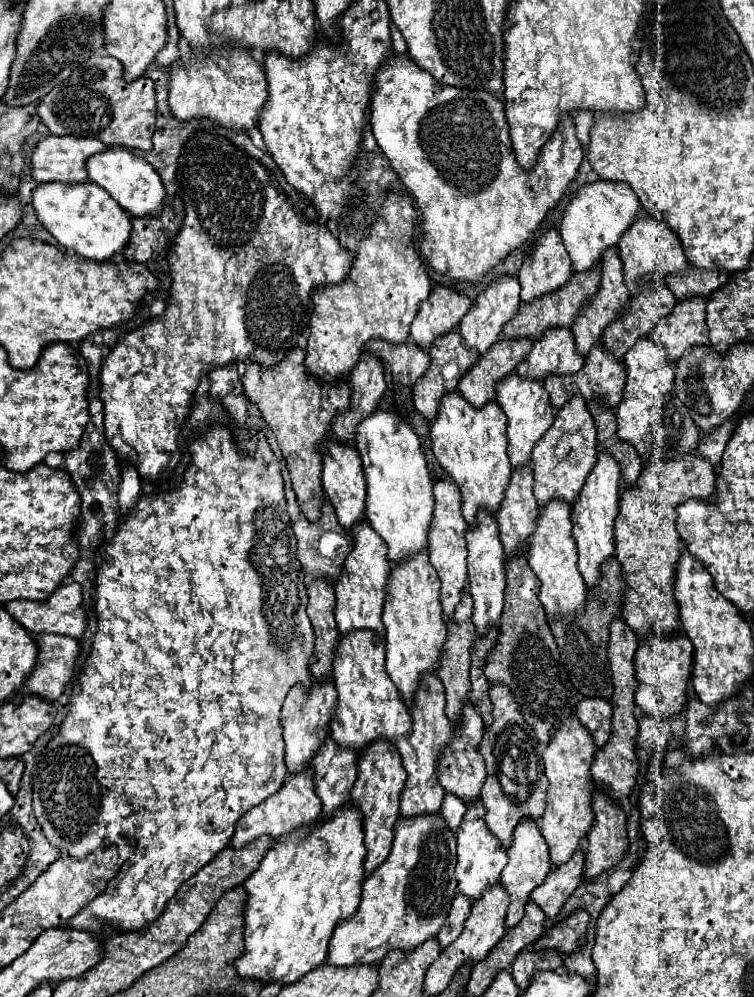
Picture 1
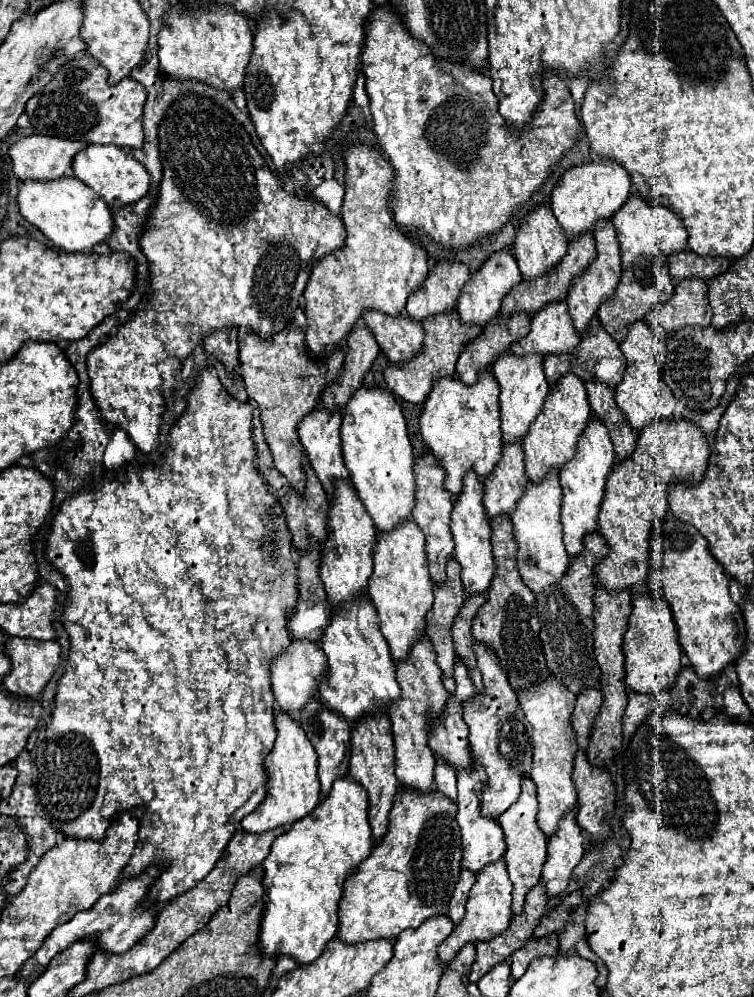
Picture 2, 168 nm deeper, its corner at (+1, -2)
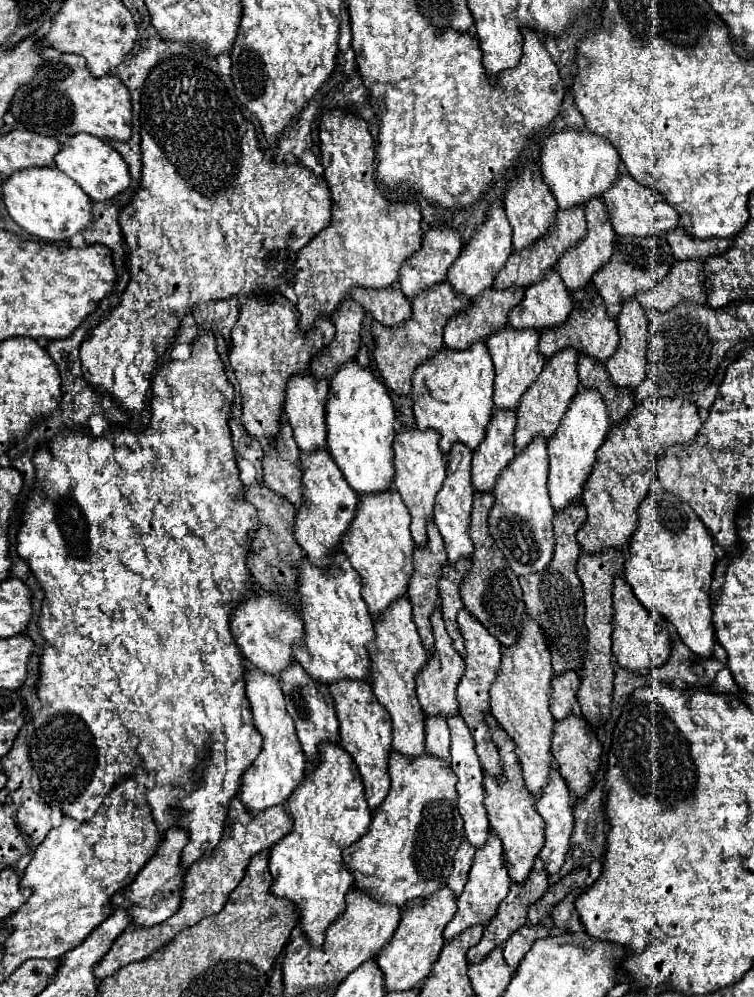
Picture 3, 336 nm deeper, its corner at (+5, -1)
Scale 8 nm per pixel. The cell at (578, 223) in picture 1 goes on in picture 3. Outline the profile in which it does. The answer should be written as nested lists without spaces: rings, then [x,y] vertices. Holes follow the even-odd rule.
[[[566,128],[540,142],[540,170],[558,202],[558,208],[562,210],[576,204],[586,204],[592,196],[600,196],[608,190],[618,178],[618,166],[620,156],[616,148],[606,138],[588,130]]]

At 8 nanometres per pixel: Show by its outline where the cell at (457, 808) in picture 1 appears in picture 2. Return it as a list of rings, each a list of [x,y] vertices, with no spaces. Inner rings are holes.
[[[436,763],[434,779],[436,779],[436,791],[444,793],[450,801],[456,801],[456,775],[454,775],[454,771],[450,771],[450,767],[442,767],[442,763]]]

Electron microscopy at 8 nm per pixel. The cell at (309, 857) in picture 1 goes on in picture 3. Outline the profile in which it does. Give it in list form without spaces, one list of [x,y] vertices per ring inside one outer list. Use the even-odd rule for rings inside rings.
[[[332,742],[318,746],[318,762],[306,764],[302,784],[286,802],[292,814],[292,830],[270,850],[272,894],[290,898],[300,908],[300,924],[314,946],[322,946],[326,930],[344,912],[344,894],[354,876],[346,870],[342,850],[366,834],[372,812],[364,798],[364,786],[352,756]]]

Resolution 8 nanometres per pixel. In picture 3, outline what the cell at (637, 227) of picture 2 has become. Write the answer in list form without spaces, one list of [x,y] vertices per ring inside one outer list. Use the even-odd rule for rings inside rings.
[[[620,174],[616,182],[602,194],[602,200],[610,212],[612,226],[620,236],[646,238],[650,234],[664,234],[678,226],[678,212],[650,186],[638,184],[630,174]]]

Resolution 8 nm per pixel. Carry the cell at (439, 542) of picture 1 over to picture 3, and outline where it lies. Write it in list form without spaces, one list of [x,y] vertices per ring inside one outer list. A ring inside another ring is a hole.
[[[402,428],[394,436],[394,488],[400,492],[406,508],[410,510],[412,524],[410,532],[418,546],[426,546],[426,522],[432,520],[434,498],[442,488],[446,478],[446,460],[438,448],[440,434],[436,430],[418,430],[418,428]]]

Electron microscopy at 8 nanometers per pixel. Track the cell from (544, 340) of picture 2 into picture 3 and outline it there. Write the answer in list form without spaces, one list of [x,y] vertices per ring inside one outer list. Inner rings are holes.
[[[552,268],[540,282],[526,288],[524,300],[518,306],[514,306],[514,310],[510,310],[508,324],[518,330],[542,330],[562,324],[568,318],[570,310],[570,294],[560,274]]]

